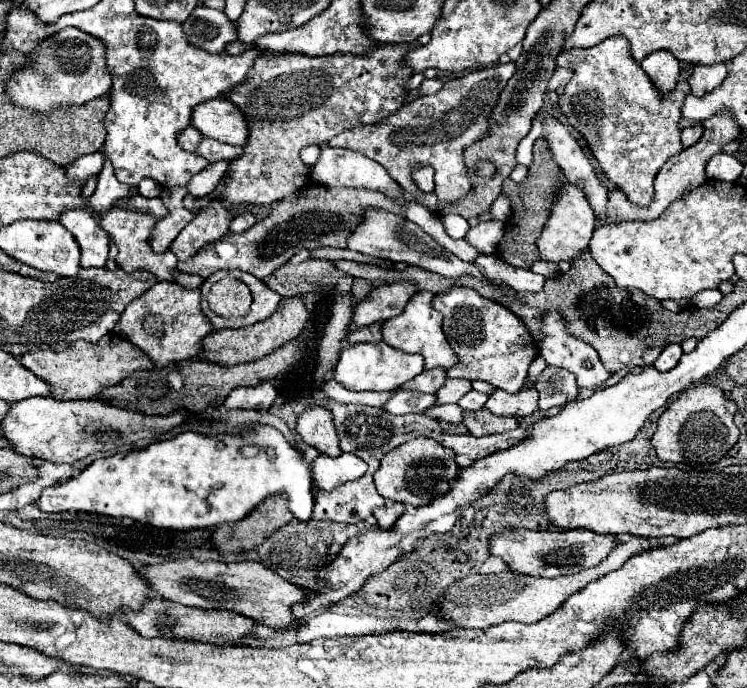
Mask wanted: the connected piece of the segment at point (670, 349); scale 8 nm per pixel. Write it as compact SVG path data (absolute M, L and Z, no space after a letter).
M667 345L665 351L657 357L655 367L657 367L659 371L669 371L669 369L673 369L673 367L679 363L681 355L683 355L681 345Z

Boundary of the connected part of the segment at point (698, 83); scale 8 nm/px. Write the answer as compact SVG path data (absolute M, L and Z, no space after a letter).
M723 63L717 65L695 65L689 75L689 85L693 95L711 93L719 83L727 77L727 67Z

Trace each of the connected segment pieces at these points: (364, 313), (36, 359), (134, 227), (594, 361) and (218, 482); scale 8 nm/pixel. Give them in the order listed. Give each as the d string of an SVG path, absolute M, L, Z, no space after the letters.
M393 283L375 287L361 303L355 305L349 323L349 333L399 315L399 311L403 311L403 305L411 299L415 291L417 287L413 283Z
M107 333L99 339L99 343L75 341L63 351L27 351L21 355L19 363L49 383L53 399L97 399L103 387L117 385L125 375L131 375L133 371L153 367L151 359L143 355L139 347L121 339L117 333Z
M111 205L109 211L105 211L105 215L99 215L99 225L101 229L107 233L109 239L115 241L119 253L117 253L117 265L127 271L149 271L155 275L157 281L175 281L177 277L177 259L171 251L165 253L155 253L149 245L149 235L151 229L157 225L157 217L153 217L151 213L141 213L135 209L125 209L119 205Z
M545 311L541 317L543 317L541 319L541 335L543 335L543 339L539 343L539 355L547 361L547 365L565 367L571 373L575 373L579 387L587 387L587 389L601 387L609 379L611 373L607 373L607 369L603 367L597 351L589 343L585 343L579 337L567 333L565 319L561 317L559 311Z
M253 423L251 427L251 430L245 433L222 434L217 437L185 431L179 433L175 439L151 443L141 451L129 451L125 457L113 455L107 459L97 459L89 467L85 467L77 477L67 479L67 483L43 489L43 495L37 505L45 513L85 511L109 517L131 517L135 521L151 523L153 527L163 529L189 531L219 523L237 523L265 497L285 493L289 497L291 513L299 521L309 521L313 511L311 471L303 451L293 447L277 429L269 425Z

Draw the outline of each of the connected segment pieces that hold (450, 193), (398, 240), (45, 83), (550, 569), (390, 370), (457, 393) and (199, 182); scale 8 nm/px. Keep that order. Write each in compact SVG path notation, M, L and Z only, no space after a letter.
M505 63L505 65L481 69L481 71L471 71L463 77L451 79L443 85L439 93L409 101L403 105L403 109L389 115L381 123L351 129L351 135L339 133L329 141L329 145L351 149L377 161L389 171L389 175L401 187L405 187L405 191L413 194L414 197L423 195L423 192L417 189L412 180L411 173L415 171L413 167L421 163L431 165L435 169L435 179L437 179L437 191L435 191L437 197L449 203L455 199L461 199L471 191L471 183L467 179L467 167L463 163L463 149L467 147L467 143L475 143L483 139L483 135L487 133L489 129L487 117L499 93L511 79L513 71L515 71L515 63Z
M369 209L363 217L363 223L357 225L357 231L349 237L349 249L353 251L359 251L363 255L371 255L371 257L377 257L377 259L387 259L387 261L403 261L407 265L417 265L417 267L423 267L431 273L437 273L441 277L449 277L449 279L457 279L457 277L463 277L463 275L471 275L475 279L481 279L485 283L489 283L491 287L499 289L501 295L505 295L507 299L517 299L517 293L507 287L505 283L497 283L497 281L491 281L487 279L479 267L475 267L475 263L465 263L461 261L459 257L451 255L447 249L439 247L439 243L435 243L435 239L431 239L419 225L399 217L399 215L393 215L393 213L387 213L387 211L381 211L381 209Z
M67 27L59 31L43 41L29 59L33 59L33 67L15 73L7 81L11 101L29 111L49 113L61 105L83 105L111 89L111 73L105 63L105 45L101 39L83 33L81 29Z
M585 527L567 529L567 531L529 531L529 529L511 529L491 539L491 553L503 557L515 573L535 575L535 577L559 577L559 575L575 575L583 569L597 567L615 547L615 535L599 535L587 531Z
M357 343L341 351L339 363L335 367L335 379L351 391L393 391L417 377L423 371L423 357L409 355L387 343Z
M447 379L445 385L435 393L435 397L437 397L435 405L457 403L469 391L471 391L471 381L467 381L467 379Z
M225 161L207 165L203 171L199 171L197 175L193 175L193 179L191 179L189 185L187 185L187 191L189 191L195 199L201 199L201 197L209 195L209 193L215 189L215 185L221 181L221 177L225 175L227 167L229 167L229 163L225 163Z

